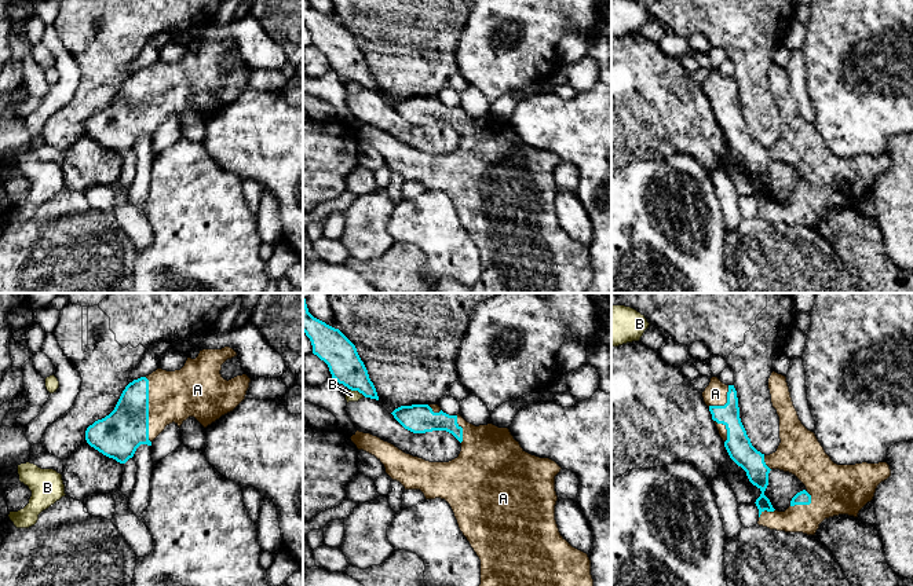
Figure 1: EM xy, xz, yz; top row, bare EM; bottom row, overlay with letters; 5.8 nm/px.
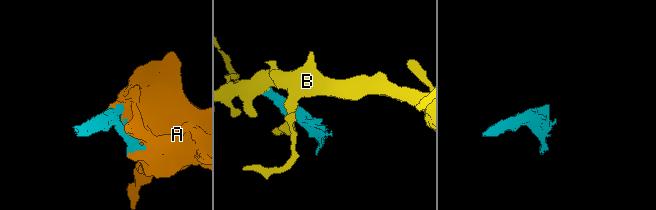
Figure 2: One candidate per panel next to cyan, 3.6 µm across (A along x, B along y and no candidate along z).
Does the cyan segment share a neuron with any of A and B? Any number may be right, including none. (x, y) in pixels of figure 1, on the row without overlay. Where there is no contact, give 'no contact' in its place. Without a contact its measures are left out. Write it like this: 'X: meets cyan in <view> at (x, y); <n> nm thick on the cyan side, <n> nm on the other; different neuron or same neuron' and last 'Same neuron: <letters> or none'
A: meets cyan in xy at (148, 102); 260 nm thick on the cyan side, 300 nm on the other; same neuron
B: meets cyan in xz at (357, 81); 200 nm thick on the cyan side, 60 nm on the other; different neuron
Same neuron: A

